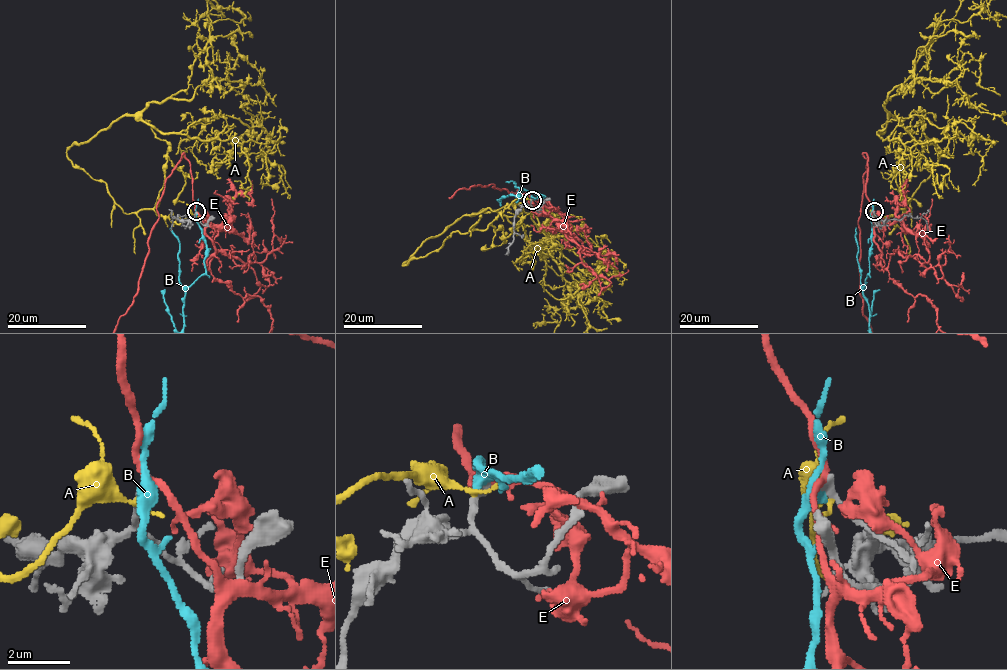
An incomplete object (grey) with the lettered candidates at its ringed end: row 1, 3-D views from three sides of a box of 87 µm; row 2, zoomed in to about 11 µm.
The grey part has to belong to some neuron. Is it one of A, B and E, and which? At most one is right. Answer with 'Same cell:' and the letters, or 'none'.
Same cell: none

